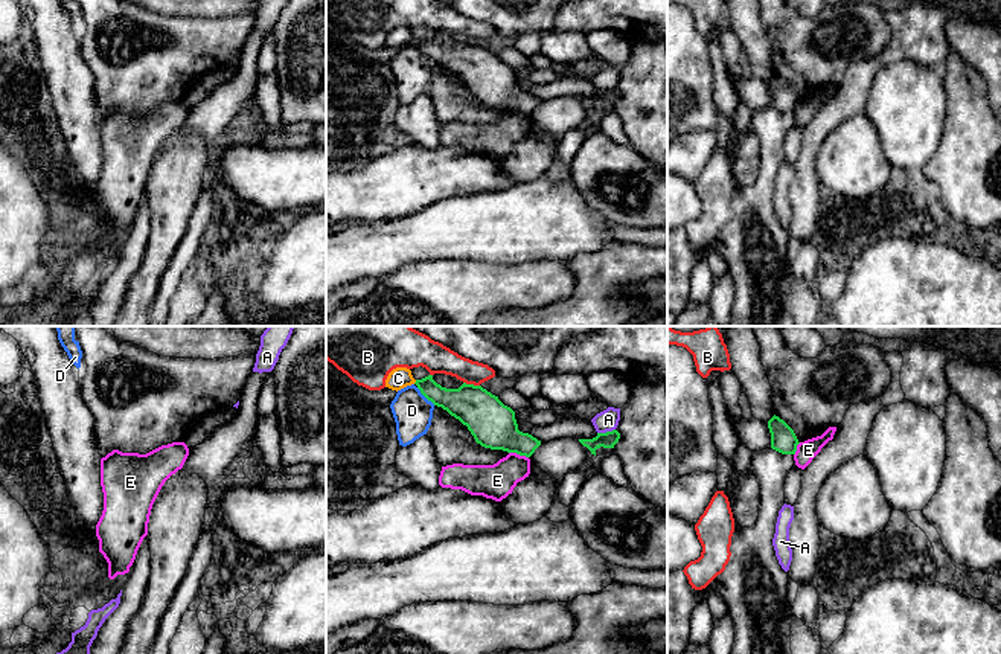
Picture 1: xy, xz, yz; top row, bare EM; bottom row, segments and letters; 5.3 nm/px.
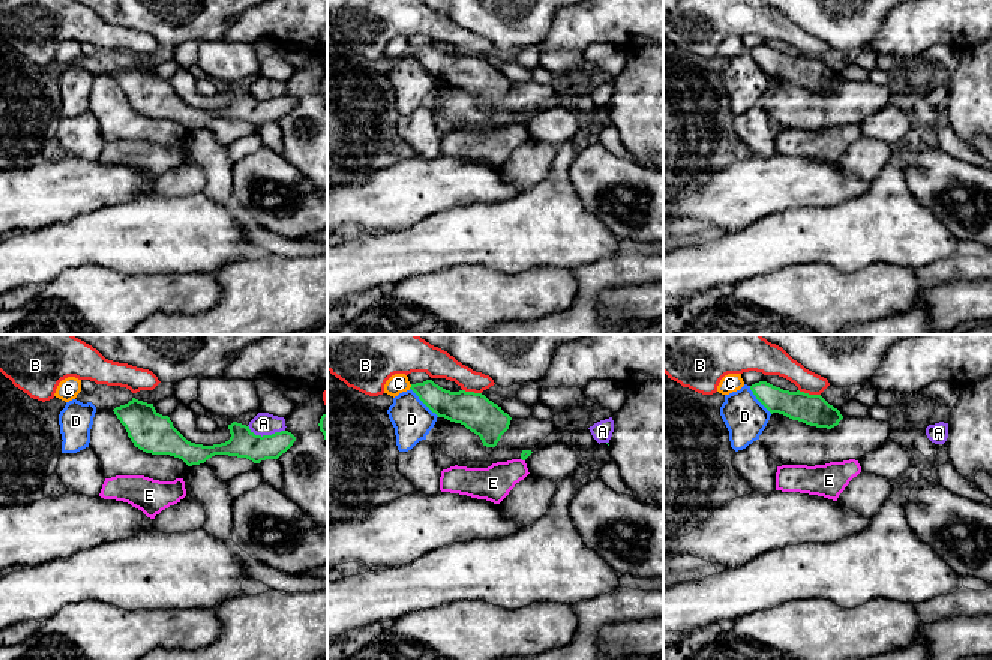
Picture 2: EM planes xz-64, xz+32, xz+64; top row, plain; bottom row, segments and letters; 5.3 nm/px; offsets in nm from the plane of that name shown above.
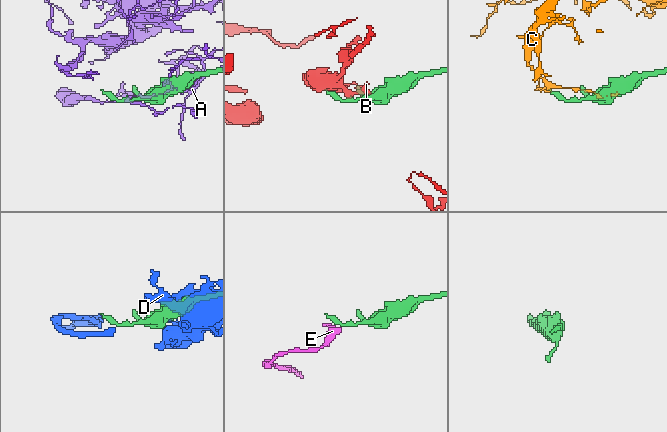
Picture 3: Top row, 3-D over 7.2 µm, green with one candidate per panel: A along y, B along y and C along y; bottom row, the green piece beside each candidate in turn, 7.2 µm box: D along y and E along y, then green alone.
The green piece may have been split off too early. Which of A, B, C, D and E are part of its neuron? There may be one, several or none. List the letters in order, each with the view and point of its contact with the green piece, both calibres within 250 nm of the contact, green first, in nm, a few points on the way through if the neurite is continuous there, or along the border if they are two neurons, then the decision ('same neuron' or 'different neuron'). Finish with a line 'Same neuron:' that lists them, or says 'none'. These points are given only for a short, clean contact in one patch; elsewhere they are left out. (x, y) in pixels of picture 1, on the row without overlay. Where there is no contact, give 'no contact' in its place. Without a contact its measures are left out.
A: contact xz (605, 92); calibres 90 and 110 nm; different neuron
B: contact xz (471, 43); calibres 240 and 160 nm; different neuron
C: contact xz (416, 40); calibres 150 and 110 nm; different neuron
D: contact xz (425, 55); calibres 220 and 200 nm; border xz (416, 46), (434, 63); different neuron
E: contact xz (518, 112); calibres 240 and 180 nm; border xz (509, 110), (527, 116); different neuron
Same neuron: none

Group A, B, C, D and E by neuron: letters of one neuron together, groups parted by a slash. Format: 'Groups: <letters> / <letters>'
Groups: A / B / C / D E

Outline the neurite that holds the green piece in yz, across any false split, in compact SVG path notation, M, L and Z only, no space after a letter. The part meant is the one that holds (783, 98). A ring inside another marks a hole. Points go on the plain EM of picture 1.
M772 75L768 79L771 91L771 107L782 113L795 113L797 104L800 102L794 88L779 75Z

